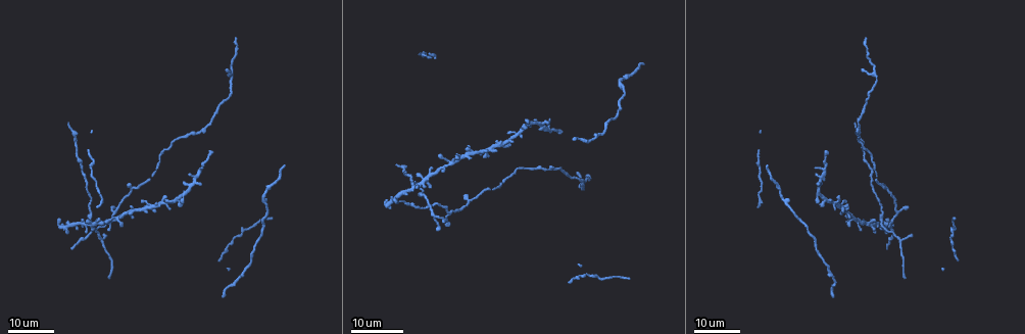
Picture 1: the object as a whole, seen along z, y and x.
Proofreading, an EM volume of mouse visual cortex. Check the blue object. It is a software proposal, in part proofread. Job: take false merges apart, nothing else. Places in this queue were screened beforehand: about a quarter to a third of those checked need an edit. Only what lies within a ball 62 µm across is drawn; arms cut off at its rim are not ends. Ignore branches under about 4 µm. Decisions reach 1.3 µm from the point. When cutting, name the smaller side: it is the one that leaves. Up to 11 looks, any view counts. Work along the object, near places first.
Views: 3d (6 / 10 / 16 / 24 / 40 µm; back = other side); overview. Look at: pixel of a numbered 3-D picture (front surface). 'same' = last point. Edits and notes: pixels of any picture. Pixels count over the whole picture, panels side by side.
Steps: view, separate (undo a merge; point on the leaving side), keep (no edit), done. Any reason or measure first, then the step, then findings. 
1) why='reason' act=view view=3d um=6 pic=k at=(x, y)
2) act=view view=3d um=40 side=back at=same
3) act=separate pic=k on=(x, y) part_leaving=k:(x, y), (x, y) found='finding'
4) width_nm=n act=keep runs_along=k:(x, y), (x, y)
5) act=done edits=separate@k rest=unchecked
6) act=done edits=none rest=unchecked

why='a narrow waist' act=view view=3d um=16 pic=1 at=(547, 171)

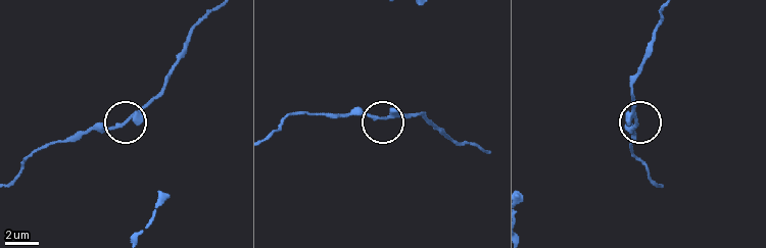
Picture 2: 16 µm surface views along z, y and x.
why='closer look' act=view view=3d um=6 pic=2 at=(379, 117)

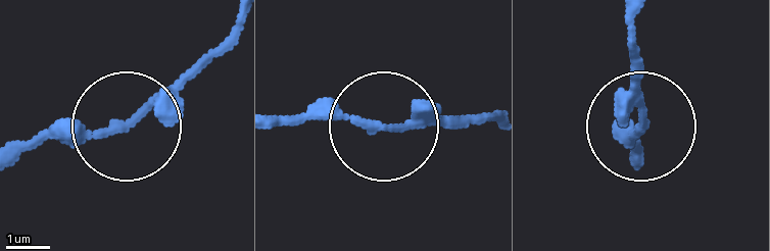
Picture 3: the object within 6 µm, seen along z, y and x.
width_nm=170 act=keep runs_along=3:(20, 158), (53, 140), (119, 133), (237, 22) found='all the same neuron'

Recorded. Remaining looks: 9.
why='three arms meet' act=view view=3d um=24 pic=1 at=(139, 208)

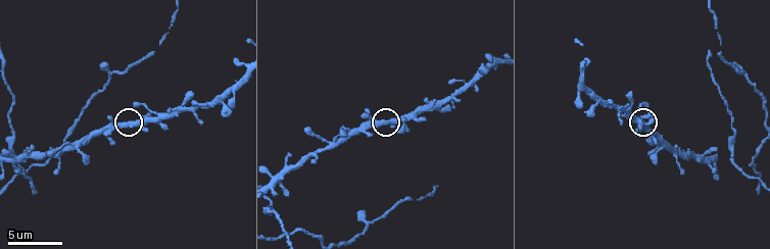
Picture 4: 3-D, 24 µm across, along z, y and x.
act=view view=3d um=10 pic=4 at=(121, 126)

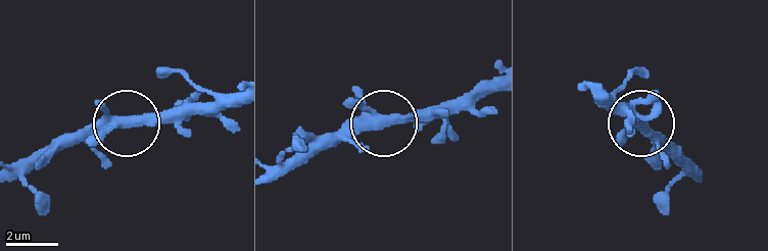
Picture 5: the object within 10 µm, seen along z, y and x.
arms=3 act=keep runs_along=5:(128, 126), (200, 114) found='all the same neuron'

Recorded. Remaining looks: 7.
why='four-way junction' act=view view=3d um=10 pic=4 at=(70, 145)

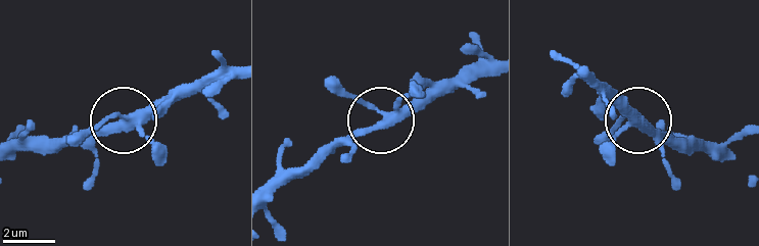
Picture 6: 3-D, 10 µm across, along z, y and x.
act=keep runs_along=6:(234, 79), (174, 89), (141, 113), (102, 119), (78, 138) found='continuous, no second neuron'

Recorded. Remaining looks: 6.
why='four or more arms meet' act=view view=3d um=24 pic=1 at=(820, 181)

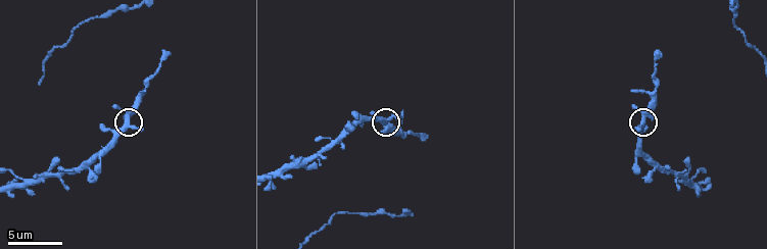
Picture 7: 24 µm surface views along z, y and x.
act=view view=3d um=6 pic=7 at=(384, 120)

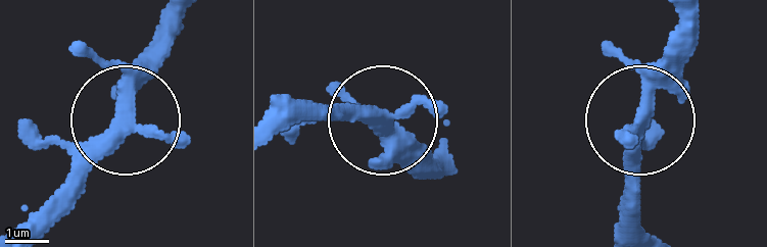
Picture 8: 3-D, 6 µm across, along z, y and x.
act=keep found='all the same neuron'

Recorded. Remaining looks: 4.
why='side arm on a straight run' act=view view=3d um=24 pic=1 at=(618, 83)

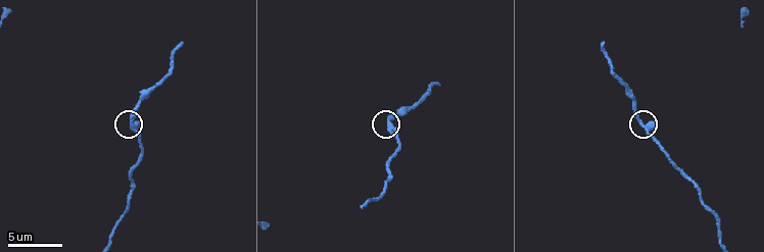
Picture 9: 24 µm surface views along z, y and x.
why='closer look' act=view view=3d um=6 pic=9 at=(390, 124)

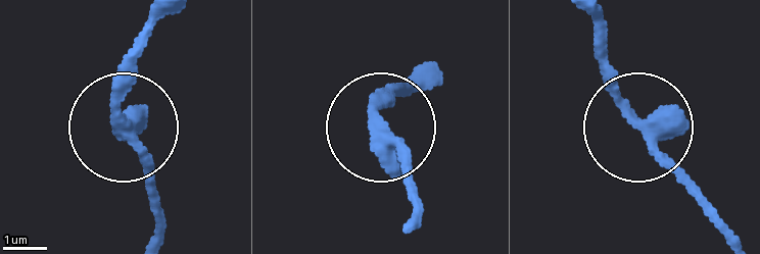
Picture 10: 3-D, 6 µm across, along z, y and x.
side_arm_um=11 arms=3 act=keep found='all the same neuron'

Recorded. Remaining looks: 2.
act=done edits=none rest=unchecked

